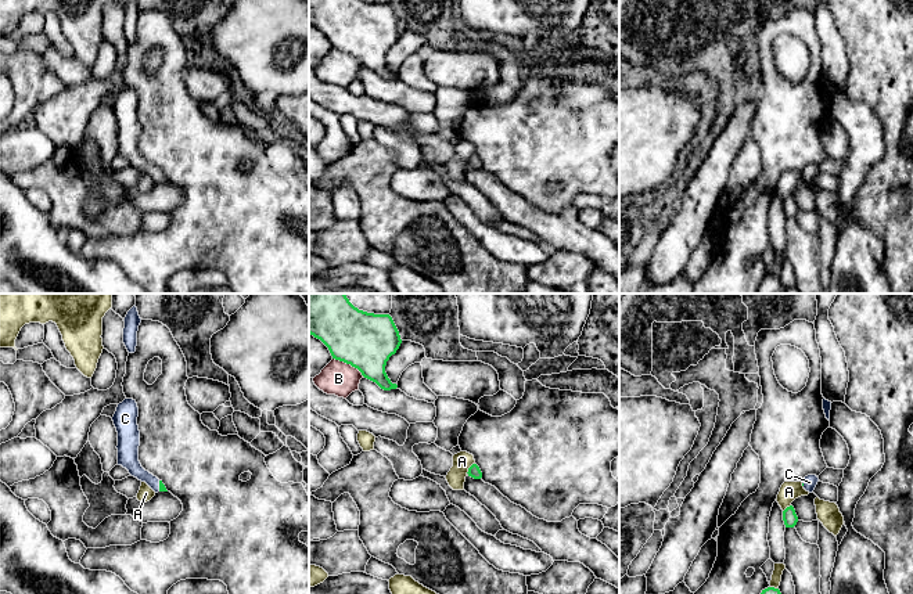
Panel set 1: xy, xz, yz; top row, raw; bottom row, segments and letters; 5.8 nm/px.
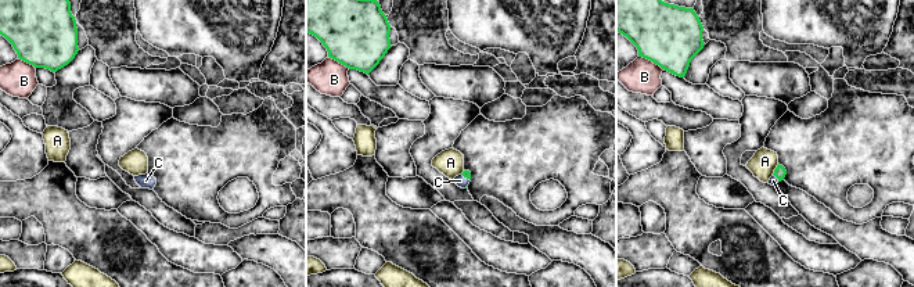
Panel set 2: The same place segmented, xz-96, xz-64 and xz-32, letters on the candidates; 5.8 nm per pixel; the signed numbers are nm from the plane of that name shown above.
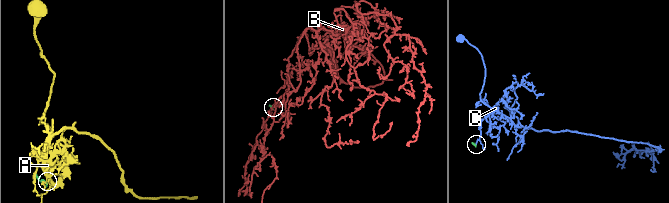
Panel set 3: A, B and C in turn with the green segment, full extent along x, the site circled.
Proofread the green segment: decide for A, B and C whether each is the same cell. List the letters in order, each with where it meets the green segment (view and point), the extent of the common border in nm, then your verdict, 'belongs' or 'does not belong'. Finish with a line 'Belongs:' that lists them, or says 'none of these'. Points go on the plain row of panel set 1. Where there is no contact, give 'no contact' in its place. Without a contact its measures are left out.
A: meets green in xz at (468, 158); contact 80 nm long; does not belong
B: meets green in xz at (348, 53); contact 220 nm long; does not belong
C: meets green in xy at (160, 176); contact 60 nm long; belongs
Belongs: C

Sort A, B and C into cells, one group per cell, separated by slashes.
A / B / C

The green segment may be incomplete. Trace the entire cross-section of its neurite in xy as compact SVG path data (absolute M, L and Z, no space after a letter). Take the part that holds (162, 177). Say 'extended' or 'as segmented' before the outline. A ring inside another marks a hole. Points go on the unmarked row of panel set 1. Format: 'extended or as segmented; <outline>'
extended; M125 89L118 94L112 107L118 122L118 155L141 172L145 172L155 183L168 181L162 170L145 161L139 151L140 120L137 115L139 97L136 90Z

